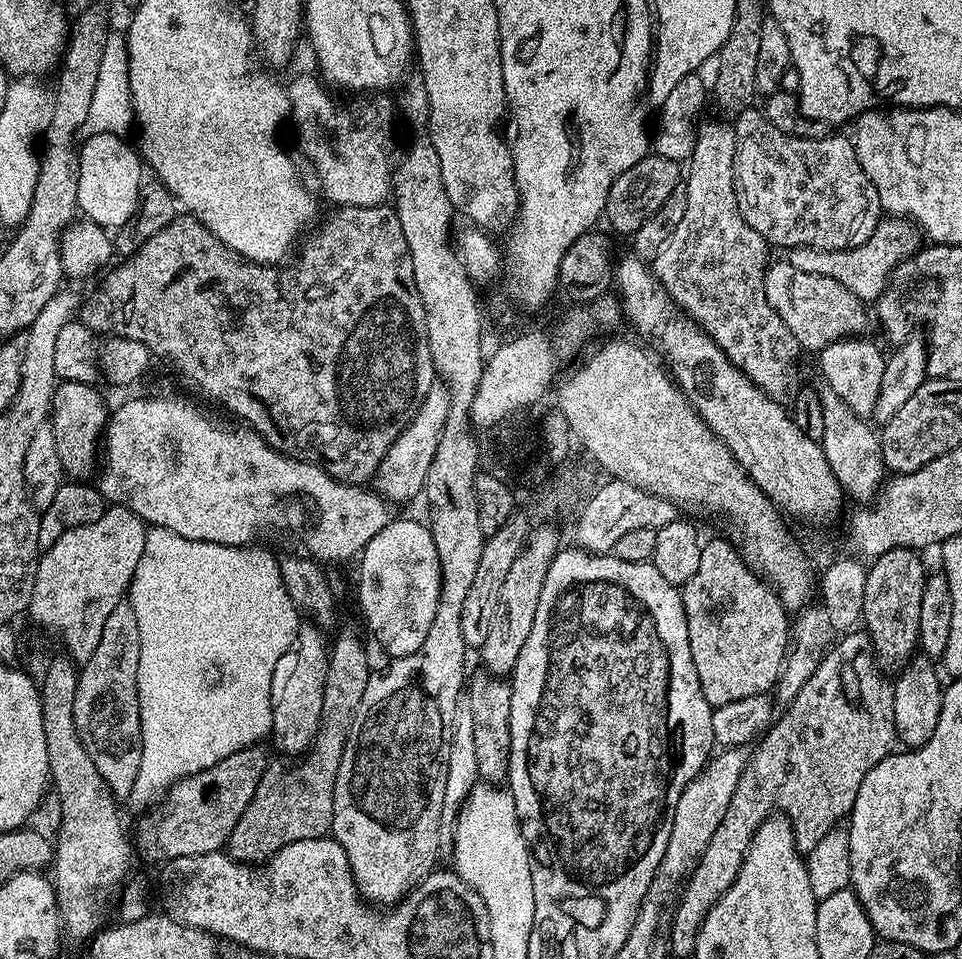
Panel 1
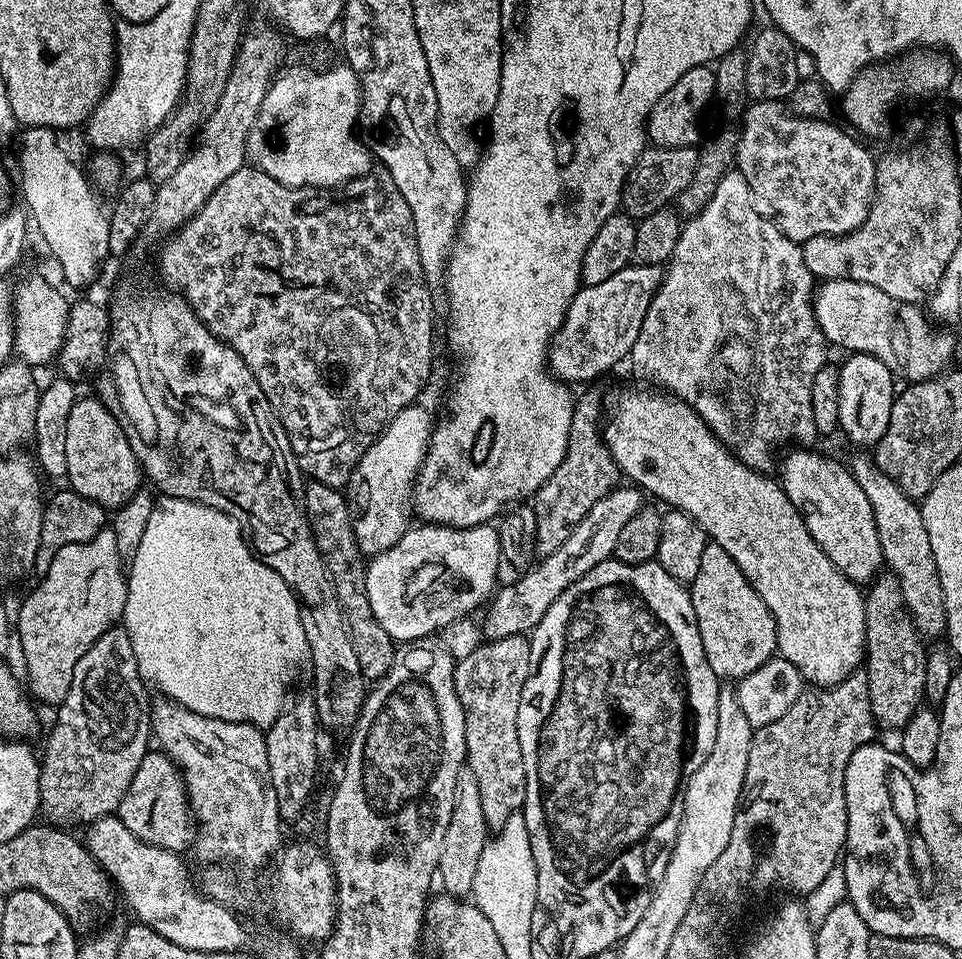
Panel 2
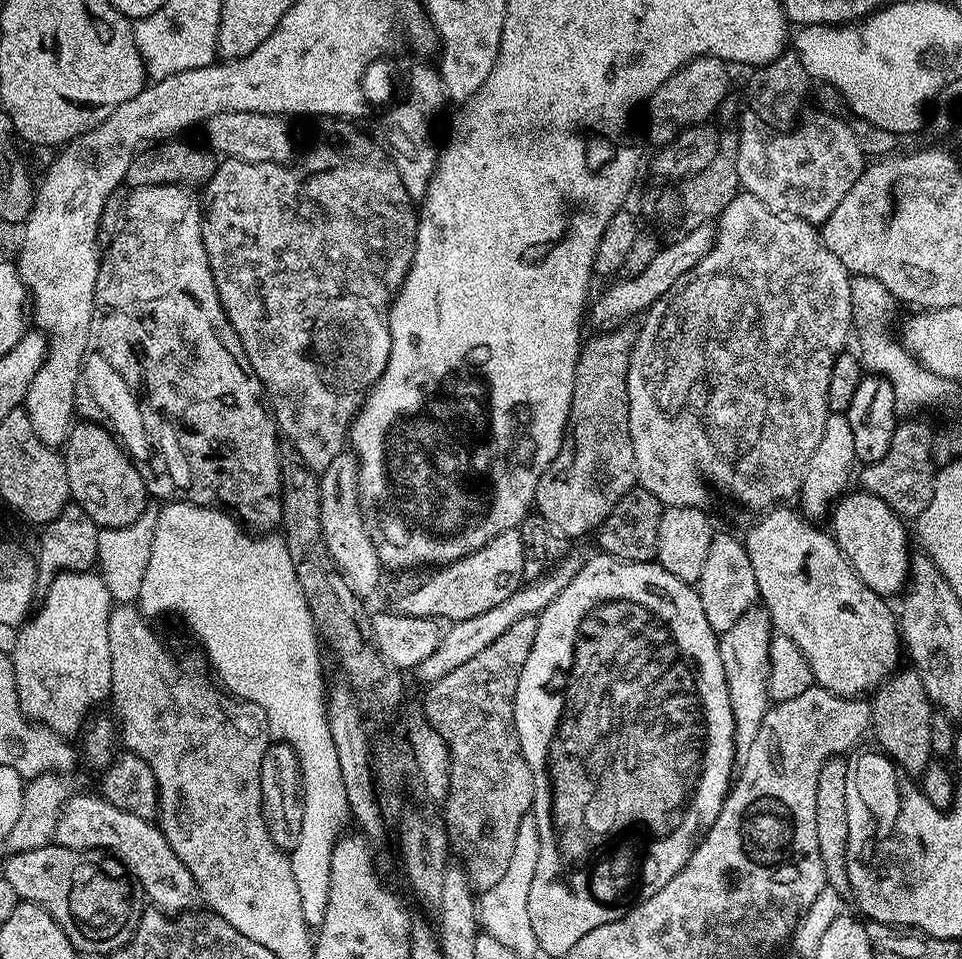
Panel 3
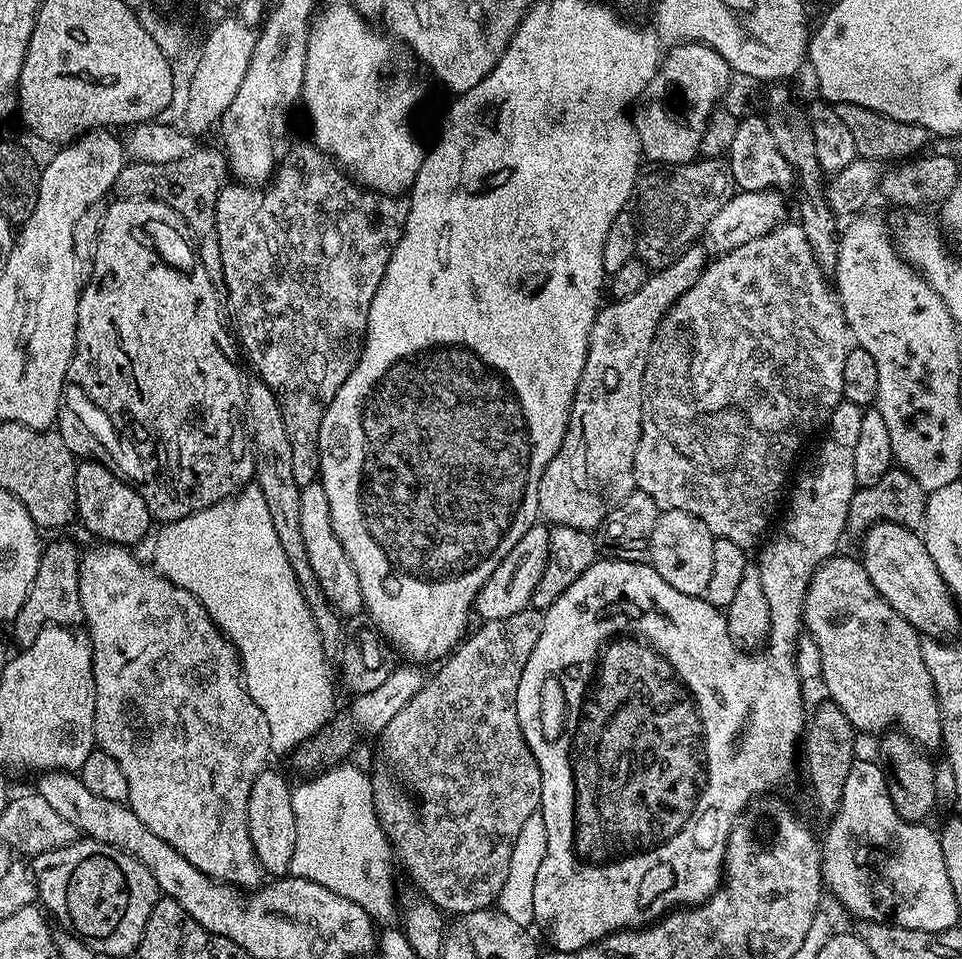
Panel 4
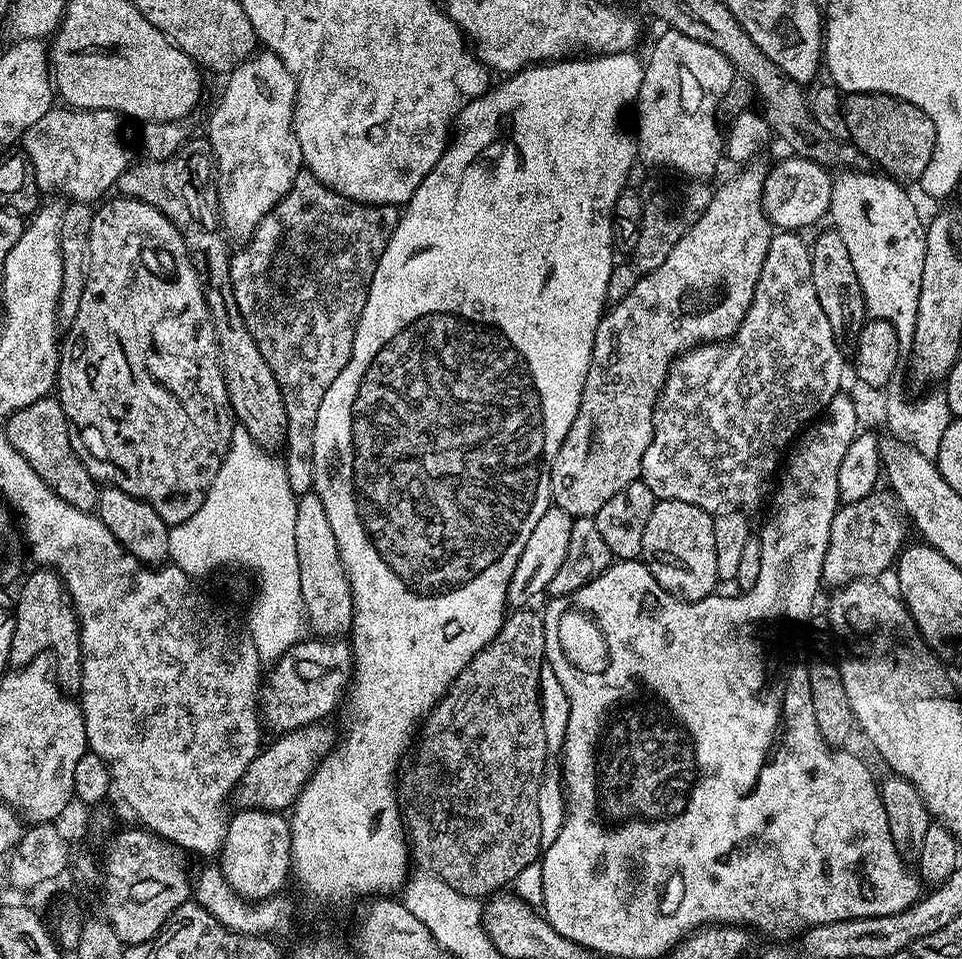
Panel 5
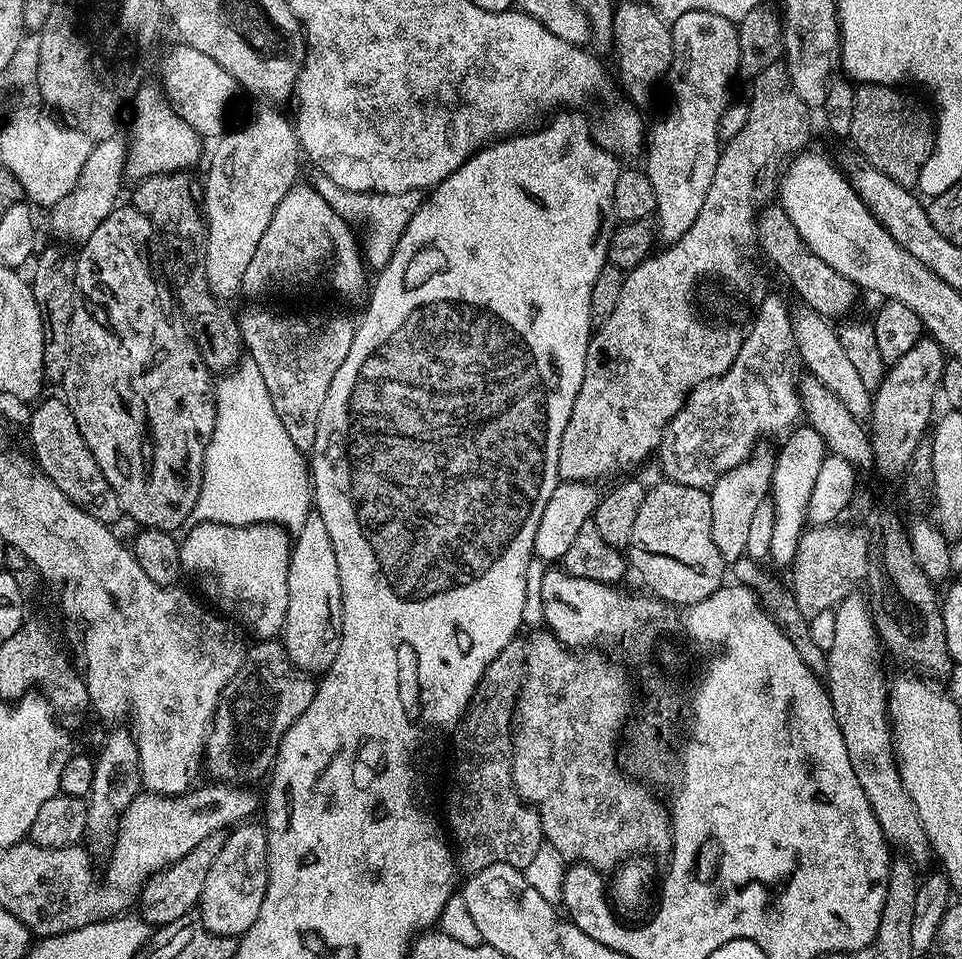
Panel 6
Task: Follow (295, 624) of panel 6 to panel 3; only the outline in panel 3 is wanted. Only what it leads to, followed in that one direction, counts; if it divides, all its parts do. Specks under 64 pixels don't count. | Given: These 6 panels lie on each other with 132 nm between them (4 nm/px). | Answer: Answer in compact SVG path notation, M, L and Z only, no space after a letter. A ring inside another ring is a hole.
M345 450L338 454L338 458L334 458L334 462L330 462L330 466L326 466L324 472L319 473L320 517L322 518L322 538L326 542L326 550L330 550L330 558L334 558L346 586L350 586L350 590L355 596L364 598L364 596L375 594L376 587L380 584L382 565L378 558L378 550L364 525L364 513L360 511L360 483L356 477L357 467L355 455L351 451Z

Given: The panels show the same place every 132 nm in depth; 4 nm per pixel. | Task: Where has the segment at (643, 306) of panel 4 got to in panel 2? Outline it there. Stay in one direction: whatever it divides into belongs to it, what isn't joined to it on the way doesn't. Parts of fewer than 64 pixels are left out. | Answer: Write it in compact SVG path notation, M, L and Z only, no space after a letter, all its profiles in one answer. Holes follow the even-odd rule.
M588 392L575 401L570 422L570 438L568 449L554 474L531 497L530 507L536 519L536 535L534 537L534 552L537 557L549 556L586 518L590 506L617 487L622 473L616 467L614 458L608 453L604 444L602 431L602 412L600 416L600 396L596 392Z

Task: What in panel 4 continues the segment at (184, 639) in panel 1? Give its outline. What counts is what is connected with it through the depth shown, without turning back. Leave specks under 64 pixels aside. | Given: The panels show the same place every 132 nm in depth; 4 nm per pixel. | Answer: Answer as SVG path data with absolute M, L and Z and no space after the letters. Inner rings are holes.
M255 486L246 487L227 500L219 500L214 506L181 520L169 520L161 528L164 529L155 533L157 545L153 561L156 571L174 582L174 586L190 590L190 594L206 606L210 618L236 647L244 688L262 714L266 714L272 752L295 752L332 723L338 705L336 692L332 689L332 676L328 673L329 657L324 654L318 626L314 626L310 606L306 606L306 598L302 598L286 550L282 550L282 542L278 542L262 490ZM341 762L327 770L321 771L319 774L313 775L311 778L304 778L310 780L304 780L300 785L297 783L293 787L292 805L294 806L294 826L296 827L296 833L294 834L294 858L290 858L288 871L291 875L298 878L306 878L310 882L318 882L318 886L326 886L326 890L330 890L334 894L342 894L342 898L350 898L350 902L358 902L358 906L362 906L362 910L366 910L369 916L375 918L377 921L388 920L392 916L392 860L394 849L389 844L388 835L382 830L380 820L377 818L376 811L374 810L371 775L365 769L363 772L362 769L355 768L354 765L348 763L352 762Z

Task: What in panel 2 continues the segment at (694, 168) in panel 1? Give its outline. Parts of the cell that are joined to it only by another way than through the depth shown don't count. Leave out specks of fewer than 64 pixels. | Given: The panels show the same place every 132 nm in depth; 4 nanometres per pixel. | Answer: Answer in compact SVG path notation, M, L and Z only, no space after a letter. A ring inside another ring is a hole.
M728 170L716 184L712 197L704 204L704 209L685 223L680 229L680 237L671 260L667 261L662 272L660 288L654 294L650 306L646 310L646 318L642 318L642 330L638 330L638 342L634 342L630 364L633 364L649 385L660 390L667 390L671 395L684 400L710 426L710 430L725 446L746 466L757 470L767 469L772 460L772 447L783 440L793 440L796 446L812 446L818 440L814 426L814 410L812 409L812 383L820 369L825 367L824 348L826 341L816 324L814 311L814 278L810 270L806 270L804 249L797 241L786 238L782 230L772 220L769 220L754 203L752 191L744 175L739 170Z

